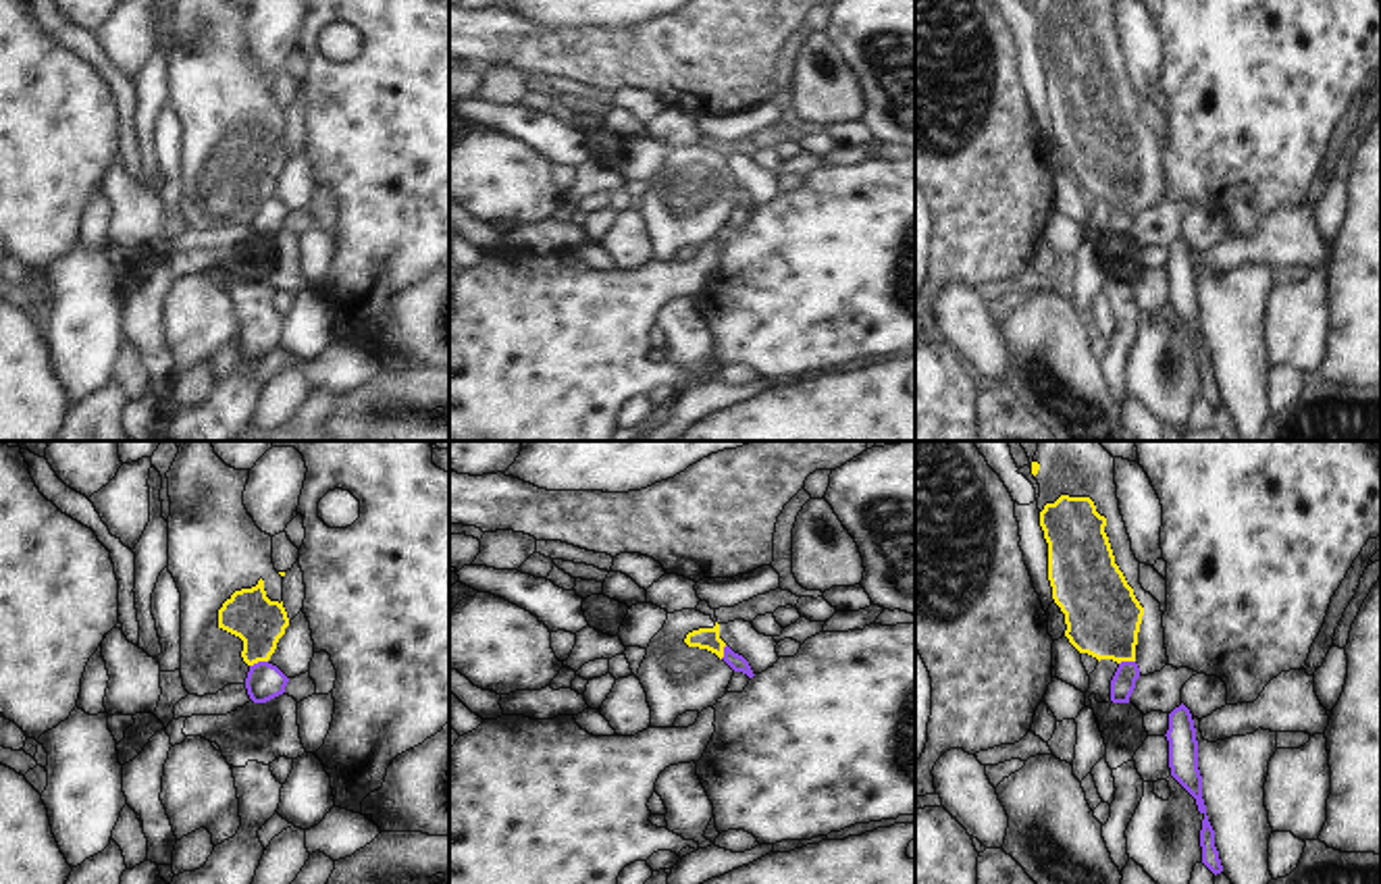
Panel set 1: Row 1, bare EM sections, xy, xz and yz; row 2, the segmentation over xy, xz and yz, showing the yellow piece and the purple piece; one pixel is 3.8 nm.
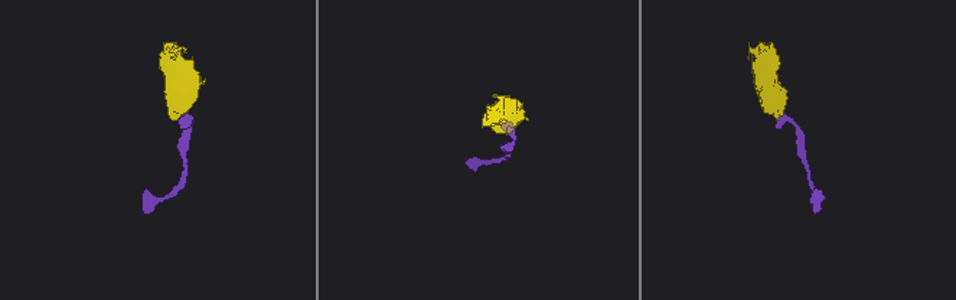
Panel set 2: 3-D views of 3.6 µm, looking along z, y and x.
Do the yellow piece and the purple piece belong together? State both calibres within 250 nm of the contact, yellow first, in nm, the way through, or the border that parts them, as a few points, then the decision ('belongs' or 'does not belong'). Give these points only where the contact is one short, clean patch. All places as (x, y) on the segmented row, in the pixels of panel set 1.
190 nm thick on the yellow side, 140 nm on the other; border along xy (267, 660), (250, 666); does not belong

